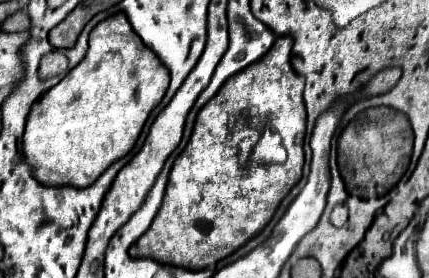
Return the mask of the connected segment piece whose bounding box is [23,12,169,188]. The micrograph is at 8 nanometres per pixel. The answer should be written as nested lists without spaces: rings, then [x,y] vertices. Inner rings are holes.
[[[113,14],[89,34],[85,58],[33,106],[25,124],[23,160],[45,186],[85,188],[135,146],[151,110],[169,86],[169,70],[133,32],[125,14]]]

